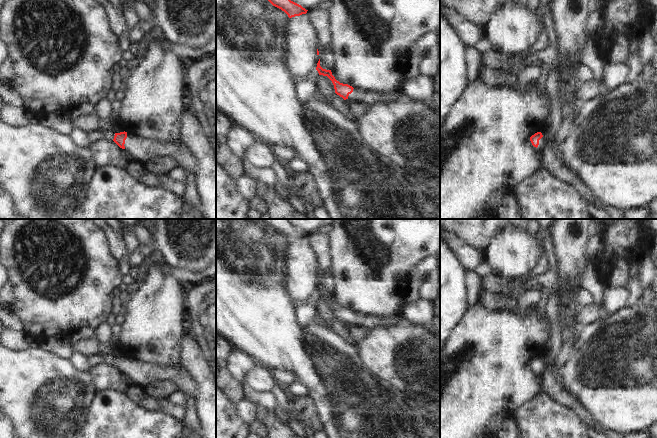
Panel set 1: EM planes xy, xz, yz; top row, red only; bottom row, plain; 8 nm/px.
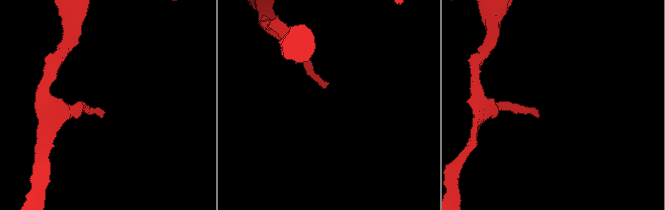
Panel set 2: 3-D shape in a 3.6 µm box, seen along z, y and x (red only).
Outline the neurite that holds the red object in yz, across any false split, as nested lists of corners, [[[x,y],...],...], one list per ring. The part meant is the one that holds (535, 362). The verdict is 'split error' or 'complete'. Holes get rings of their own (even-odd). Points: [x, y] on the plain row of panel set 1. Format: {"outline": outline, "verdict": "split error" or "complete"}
{"outline": [[[537,356],[530,361],[530,365],[534,371],[539,375],[543,375],[543,372],[546,369],[546,363],[543,361],[541,356]]], "verdict": "split error"}

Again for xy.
{"outline": [[[125,355],[115,357],[113,365],[141,388],[146,388],[154,380],[168,378],[174,381],[179,389],[190,393],[193,397],[197,392],[195,380],[181,365],[151,364]]], "verdict": "split error"}

